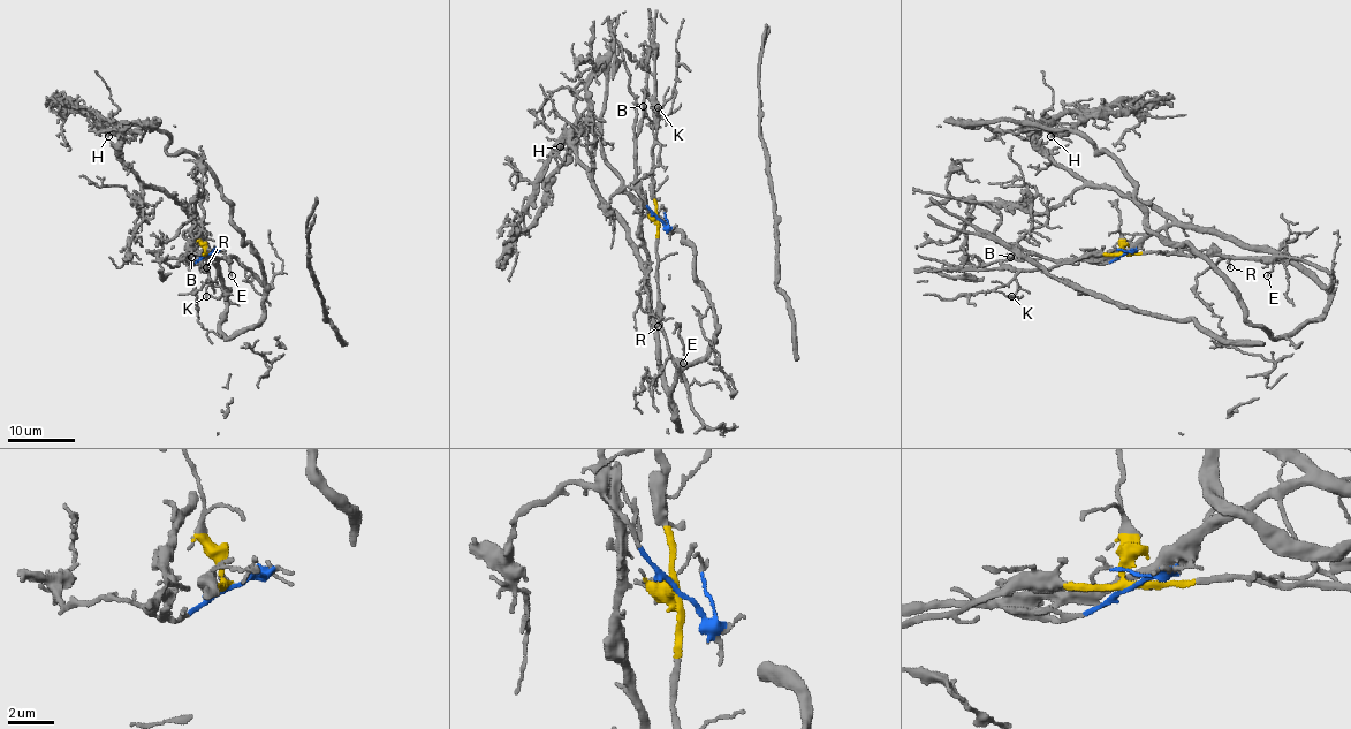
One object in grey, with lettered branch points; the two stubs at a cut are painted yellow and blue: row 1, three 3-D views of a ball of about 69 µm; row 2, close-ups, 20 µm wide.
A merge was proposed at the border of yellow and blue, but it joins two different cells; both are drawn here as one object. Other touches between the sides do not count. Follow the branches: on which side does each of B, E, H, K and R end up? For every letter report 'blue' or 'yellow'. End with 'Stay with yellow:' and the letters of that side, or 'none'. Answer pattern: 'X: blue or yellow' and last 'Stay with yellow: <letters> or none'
B: blue
E: yellow
H: blue
K: yellow
R: yellow
Stay with yellow: E, K, R

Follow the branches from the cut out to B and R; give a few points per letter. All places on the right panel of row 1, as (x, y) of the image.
B: (1122, 255), (1110, 262), (1040, 258), (1023, 250), (1010, 257)
R: (1122, 255), (1162, 251), (1220, 255), (1220, 260), (1231, 258), (1229, 268)

